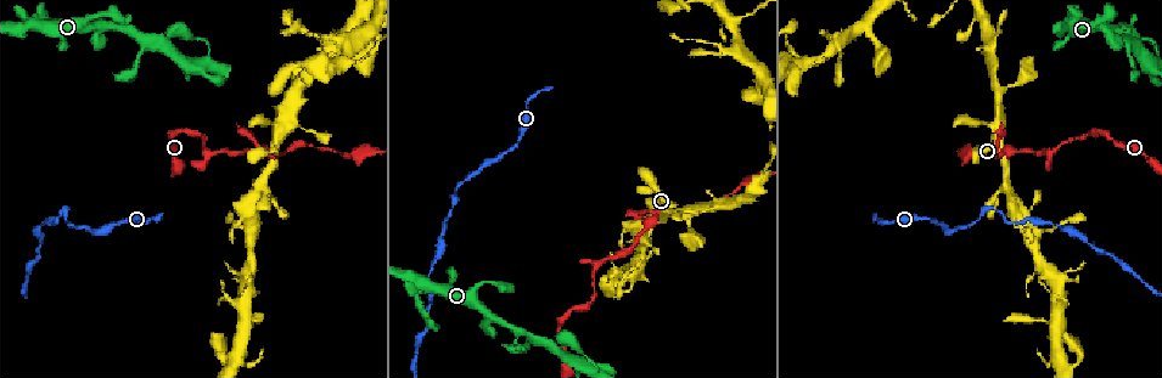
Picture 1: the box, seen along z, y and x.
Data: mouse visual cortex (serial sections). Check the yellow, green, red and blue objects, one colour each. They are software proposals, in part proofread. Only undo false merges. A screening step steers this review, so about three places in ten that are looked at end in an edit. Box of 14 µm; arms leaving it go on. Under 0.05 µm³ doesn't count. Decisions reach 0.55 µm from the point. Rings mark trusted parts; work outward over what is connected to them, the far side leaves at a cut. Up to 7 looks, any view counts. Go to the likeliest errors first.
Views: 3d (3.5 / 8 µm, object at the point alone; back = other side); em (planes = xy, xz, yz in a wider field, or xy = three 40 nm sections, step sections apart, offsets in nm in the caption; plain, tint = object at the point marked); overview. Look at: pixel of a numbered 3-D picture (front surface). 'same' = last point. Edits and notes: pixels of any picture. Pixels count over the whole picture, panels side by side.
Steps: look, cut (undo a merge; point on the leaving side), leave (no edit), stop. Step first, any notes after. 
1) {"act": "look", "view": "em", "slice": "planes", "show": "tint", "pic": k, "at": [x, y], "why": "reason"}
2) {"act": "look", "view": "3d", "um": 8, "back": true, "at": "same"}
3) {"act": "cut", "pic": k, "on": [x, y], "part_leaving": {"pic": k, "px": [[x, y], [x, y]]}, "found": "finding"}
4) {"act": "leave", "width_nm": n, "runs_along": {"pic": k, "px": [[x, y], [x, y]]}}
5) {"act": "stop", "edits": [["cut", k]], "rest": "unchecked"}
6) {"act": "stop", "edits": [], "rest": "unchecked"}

{"act": "look", "view": "3d", "um": 3.5, "back": true, "pic": 1, "at": [207, 156], "why": "abrupt turn"}

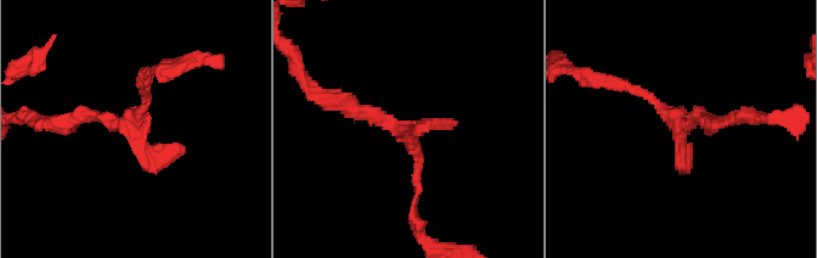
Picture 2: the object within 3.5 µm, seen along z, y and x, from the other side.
{"act": "look", "view": "em", "slice": "xy", "step": 2, "show": "tint", "pic": 2, "at": [401, 129], "why": "shape alone is not enough"}

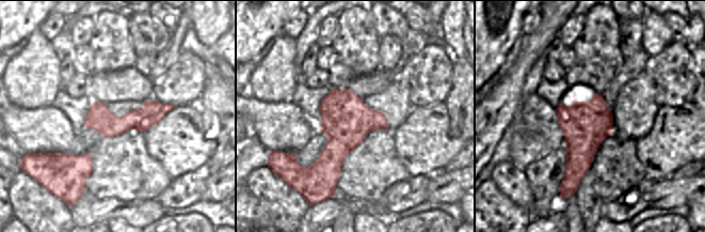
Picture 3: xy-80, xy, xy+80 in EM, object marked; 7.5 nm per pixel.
{"act": "leave", "runs_along": {"pic": 3, "px": [[170, 106], [142, 120], [86, 124]]}, "found": "all the same cell"}

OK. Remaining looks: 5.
{"act": "look", "view": "3d", "um": 8, "pic": 1, "at": [655, 217]}

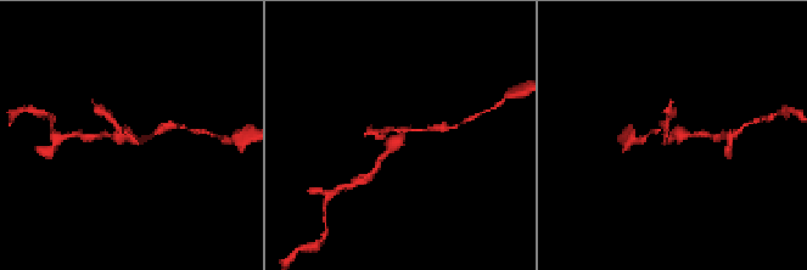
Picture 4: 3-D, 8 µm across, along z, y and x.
{"act": "look", "view": "em", "slice": "planes", "show": "tint", "pic": 4, "at": [398, 137]}

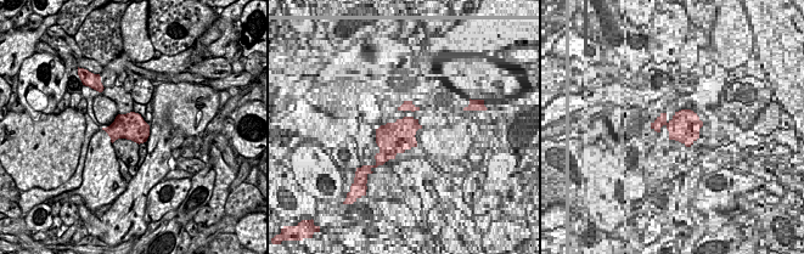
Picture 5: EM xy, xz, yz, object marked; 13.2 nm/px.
{"act": "leave", "width_nm": 360, "runs_along": {"pic": 4, "px": [[377, 166], [407, 130], [429, 128]]}, "found": "all the same cell"}

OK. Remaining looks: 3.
{"act": "look", "view": "3d", "um": 8, "pic": 1, "at": [38, 22], "why": "sudden change in width"}

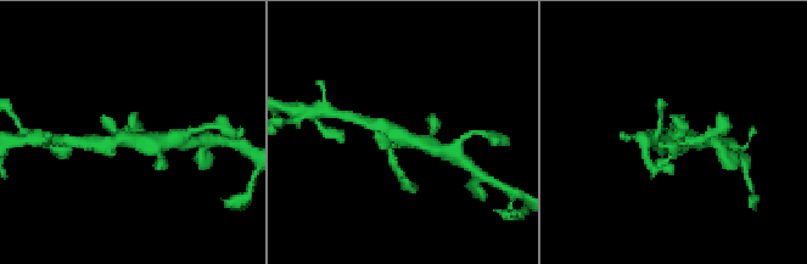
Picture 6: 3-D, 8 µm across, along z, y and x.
{"act": "look", "view": "3d", "um": 3.5, "pic": 6, "at": [405, 140]}

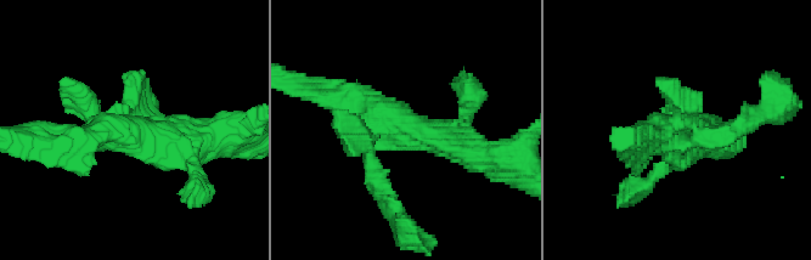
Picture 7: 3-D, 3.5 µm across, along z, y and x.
{"act": "look", "view": "em", "slice": "xy", "step": 2, "show": "tint", "pic": 7, "at": [129, 135], "arms": 4, "arm_widths_nm": [200, 250, 400, 400], "why": "shape alone is not enough"}

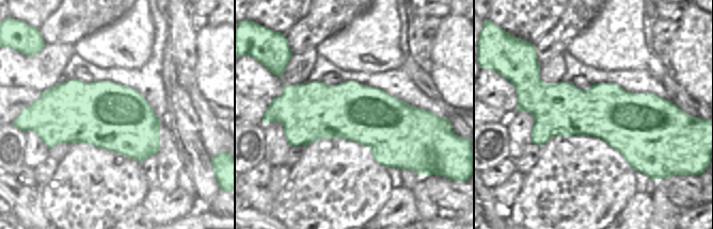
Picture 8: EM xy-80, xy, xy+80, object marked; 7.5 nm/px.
{"act": "leave", "found": "continuous, no second cell"}

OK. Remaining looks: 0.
{"act": "stop", "edits": [], "rest": "unchecked"}

